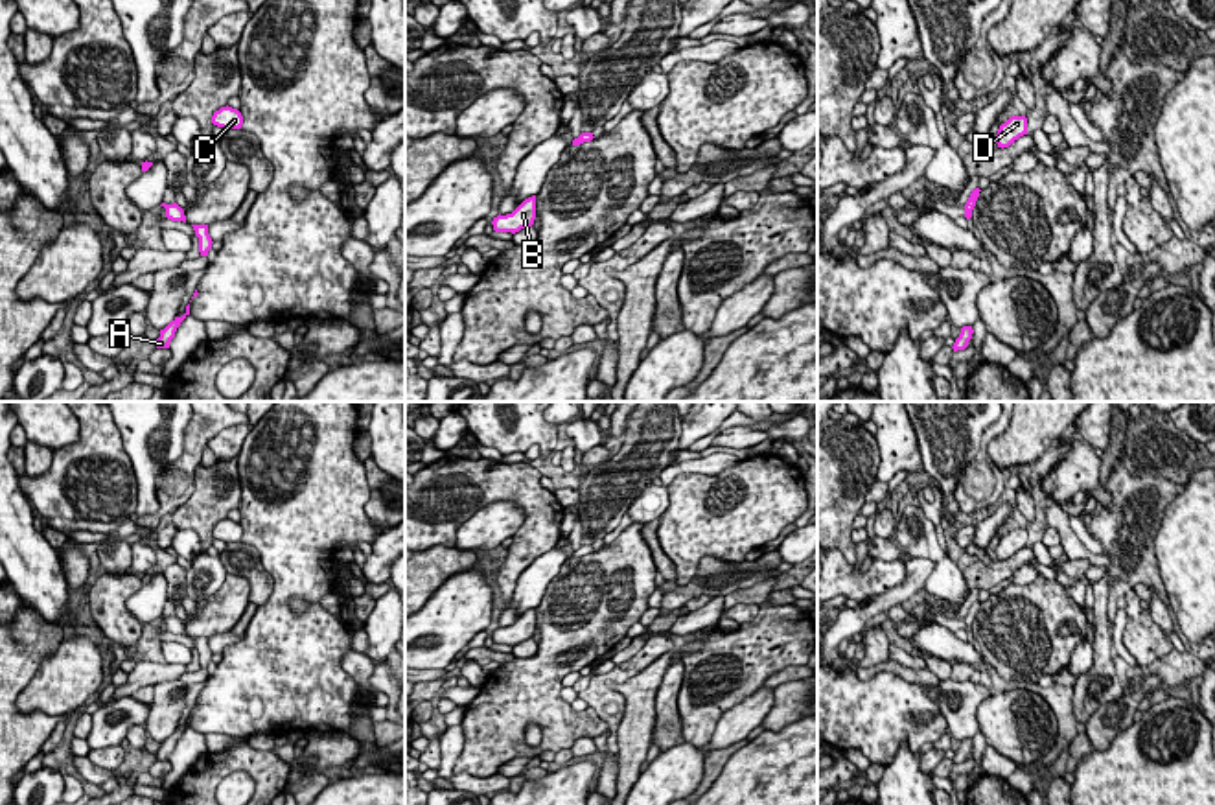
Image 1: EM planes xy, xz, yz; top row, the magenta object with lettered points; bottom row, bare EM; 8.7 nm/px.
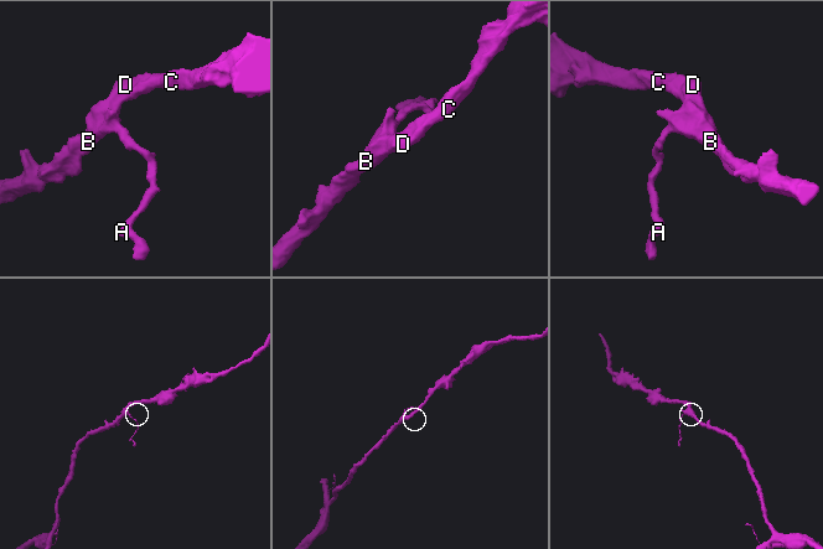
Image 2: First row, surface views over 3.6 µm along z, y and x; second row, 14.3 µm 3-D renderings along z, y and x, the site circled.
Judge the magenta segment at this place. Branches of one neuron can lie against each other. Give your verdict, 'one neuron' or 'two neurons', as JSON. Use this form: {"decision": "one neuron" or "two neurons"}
{"decision": "one neuron"}

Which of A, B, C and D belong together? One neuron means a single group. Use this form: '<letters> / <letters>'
A B C D

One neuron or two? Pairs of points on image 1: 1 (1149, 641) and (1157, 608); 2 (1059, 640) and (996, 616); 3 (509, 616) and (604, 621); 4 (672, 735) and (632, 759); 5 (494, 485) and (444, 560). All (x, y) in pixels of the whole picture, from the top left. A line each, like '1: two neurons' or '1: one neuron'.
1: two neurons
2: one neuron
3: two neurons
4: two neurons
5: two neurons

